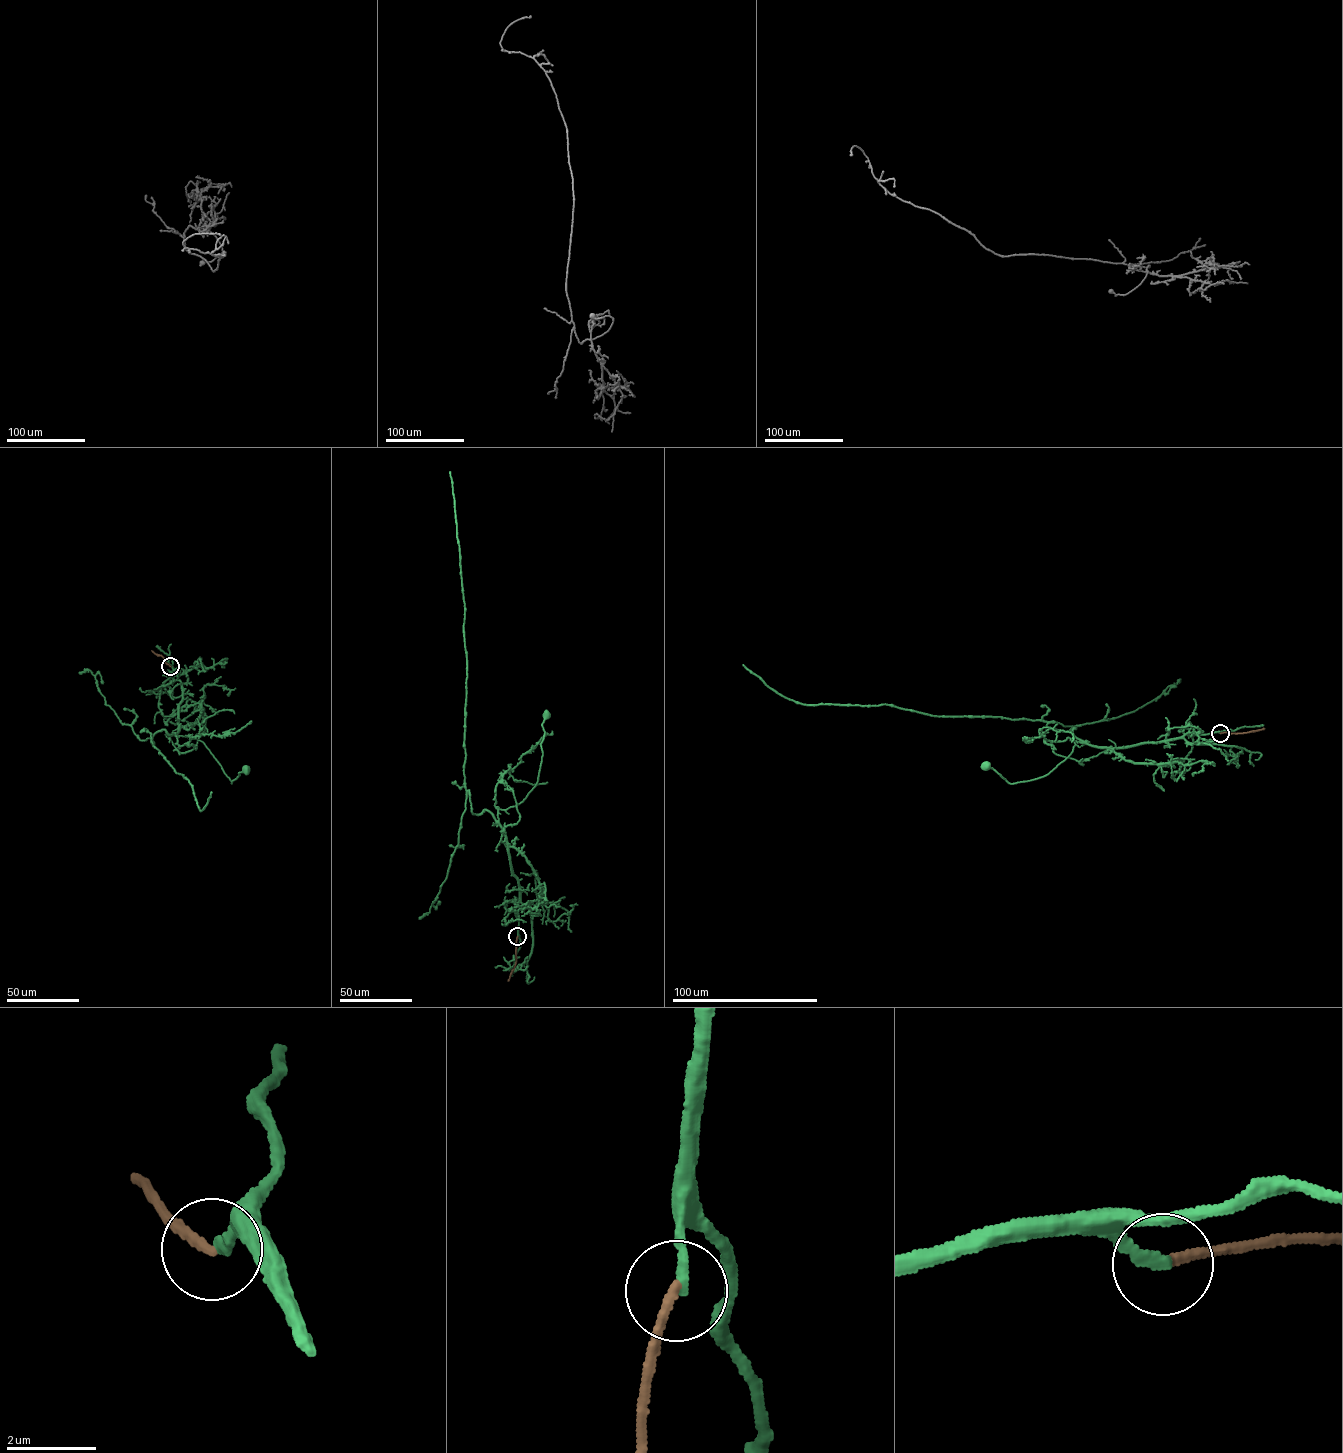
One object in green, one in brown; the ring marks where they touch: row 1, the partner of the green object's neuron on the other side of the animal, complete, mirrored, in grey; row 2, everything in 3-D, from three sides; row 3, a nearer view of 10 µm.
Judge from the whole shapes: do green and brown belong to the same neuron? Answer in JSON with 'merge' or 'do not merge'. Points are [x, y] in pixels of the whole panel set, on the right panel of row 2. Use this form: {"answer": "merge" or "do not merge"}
{"answer": "do not merge"}

